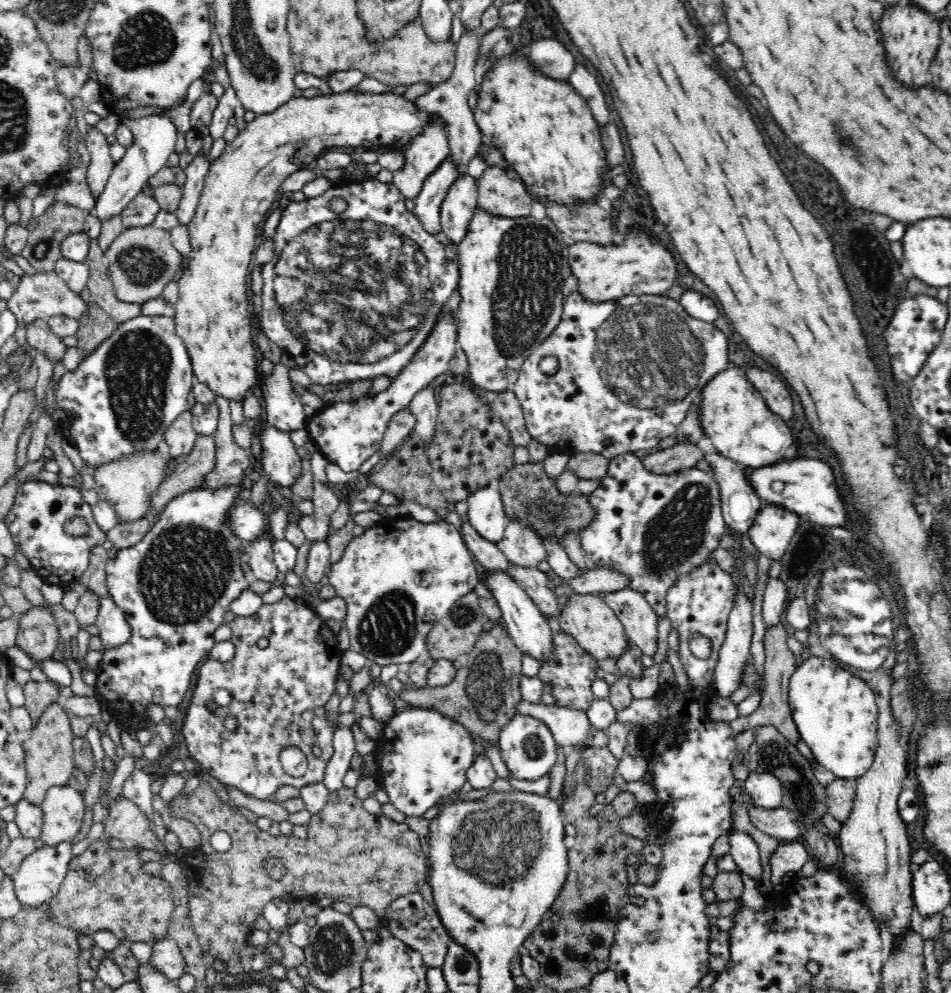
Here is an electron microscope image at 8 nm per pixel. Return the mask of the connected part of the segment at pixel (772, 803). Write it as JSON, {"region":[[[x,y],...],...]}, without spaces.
{"region":[[[753,771],[744,782],[744,793],[751,803],[768,810],[781,807],[783,788],[776,776]]]}

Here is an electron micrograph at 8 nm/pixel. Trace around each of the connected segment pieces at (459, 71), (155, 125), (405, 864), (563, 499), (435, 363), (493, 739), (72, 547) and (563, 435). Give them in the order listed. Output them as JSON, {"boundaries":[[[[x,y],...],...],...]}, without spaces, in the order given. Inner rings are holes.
{"boundaries":[[[[472,31],[471,33],[463,33],[460,42],[457,45],[455,53],[455,69],[451,77],[447,81],[442,81],[432,91],[418,97],[415,102],[417,106],[426,112],[432,114],[439,114],[447,122],[447,139],[448,139],[448,157],[456,167],[456,181],[460,177],[467,175],[467,166],[470,160],[476,156],[478,146],[484,139],[479,126],[474,118],[474,113],[468,105],[468,94],[470,90],[477,89],[478,82],[476,82],[476,60],[478,60],[478,42],[482,34]]],[[[186,96],[178,98],[172,106],[161,108],[161,112],[153,113],[136,119],[121,119],[132,131],[132,144],[126,147],[123,157],[114,161],[114,166],[108,177],[105,189],[95,200],[93,213],[102,220],[108,220],[110,216],[119,216],[122,210],[128,206],[137,194],[144,191],[149,178],[165,167],[168,157],[174,153],[174,146],[178,138],[178,129],[174,125],[171,112],[181,107],[186,101]]],[[[204,778],[192,794],[180,792],[167,806],[170,815],[183,818],[194,824],[200,836],[201,843],[194,849],[182,850],[173,856],[183,866],[183,873],[188,879],[189,917],[208,960],[218,959],[228,963],[230,974],[242,974],[247,971],[246,963],[240,963],[240,948],[247,943],[249,934],[255,929],[254,922],[262,913],[264,905],[273,898],[312,899],[318,892],[324,893],[330,900],[346,902],[350,906],[368,906],[381,919],[394,900],[400,897],[418,893],[426,882],[427,864],[424,851],[416,832],[408,829],[406,823],[397,823],[379,813],[369,814],[363,808],[363,801],[354,796],[354,790],[342,787],[329,795],[327,804],[310,818],[307,825],[307,838],[297,838],[293,835],[270,835],[262,831],[246,816],[233,809],[221,800],[218,787],[209,778]],[[216,831],[230,834],[232,846],[226,852],[218,852],[212,848],[210,837]],[[277,861],[287,874],[281,880],[272,880],[266,872],[266,865]]],[[[529,461],[516,463],[513,468],[499,479],[498,493],[502,497],[504,513],[509,521],[520,521],[527,528],[531,528],[542,539],[549,554],[550,544],[562,545],[568,534],[575,534],[578,540],[582,538],[582,530],[586,530],[595,517],[595,510],[591,507],[589,495],[580,491],[564,494],[555,484],[556,478],[550,478],[544,471],[544,463]]],[[[442,310],[435,328],[424,340],[424,344],[414,352],[412,360],[394,376],[386,390],[357,400],[328,404],[314,416],[307,416],[305,430],[309,440],[330,463],[337,464],[344,472],[358,470],[365,460],[380,450],[382,436],[392,416],[408,407],[421,389],[436,380],[444,380],[457,347],[457,315],[452,316],[448,310]]],[[[496,627],[491,631],[482,632],[478,637],[476,644],[472,650],[464,657],[463,667],[457,670],[454,680],[446,686],[432,688],[430,686],[413,686],[403,685],[398,691],[400,699],[404,700],[408,705],[423,706],[424,708],[433,708],[441,712],[444,716],[459,722],[462,727],[465,727],[470,732],[474,739],[478,739],[476,747],[481,750],[481,756],[488,758],[488,750],[496,748],[500,750],[500,732],[505,724],[514,715],[518,714],[517,706],[521,701],[520,679],[523,675],[521,673],[521,660],[523,654],[520,649],[516,647],[512,637],[507,633],[507,629],[502,630]]],[[[32,479],[19,485],[16,498],[4,523],[10,530],[16,549],[24,555],[32,568],[43,580],[43,584],[66,586],[80,581],[82,573],[89,565],[91,548],[102,545],[107,534],[92,524],[92,509],[82,499],[80,489],[54,485]],[[76,517],[83,518],[90,530],[82,536],[70,536],[64,531],[64,525]]],[[[580,290],[573,292],[566,298],[562,306],[562,315],[560,323],[554,328],[551,336],[548,336],[538,348],[522,363],[517,382],[510,386],[510,389],[523,408],[525,416],[525,425],[531,438],[545,444],[551,451],[558,454],[572,455],[578,452],[595,452],[602,454],[608,459],[614,458],[619,454],[634,453],[637,450],[646,450],[653,446],[658,446],[661,440],[667,436],[672,436],[676,426],[684,420],[686,412],[690,410],[692,403],[698,403],[701,400],[702,392],[719,372],[726,368],[728,362],[728,339],[726,333],[722,333],[713,323],[703,322],[688,315],[684,307],[676,300],[672,300],[665,295],[629,295],[622,296],[620,299],[610,301],[609,303],[592,303],[584,296],[580,295]],[[545,356],[554,356],[558,361],[557,371],[553,375],[547,375],[540,371],[540,361]]]]}

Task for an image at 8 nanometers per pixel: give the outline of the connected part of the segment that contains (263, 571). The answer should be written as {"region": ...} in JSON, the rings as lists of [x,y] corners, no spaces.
{"region":[[[269,535],[250,542],[242,553],[248,555],[248,566],[256,580],[272,582],[278,576],[278,567],[273,559],[273,541]]]}

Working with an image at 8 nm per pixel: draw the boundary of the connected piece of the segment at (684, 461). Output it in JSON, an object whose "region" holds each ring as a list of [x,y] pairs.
{"region":[[[682,443],[671,448],[660,449],[641,459],[642,467],[651,473],[670,474],[678,470],[694,467],[698,460],[704,459],[704,451],[699,445]]]}

